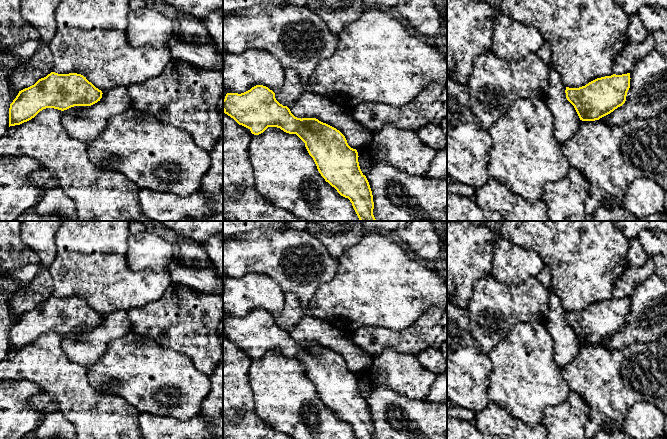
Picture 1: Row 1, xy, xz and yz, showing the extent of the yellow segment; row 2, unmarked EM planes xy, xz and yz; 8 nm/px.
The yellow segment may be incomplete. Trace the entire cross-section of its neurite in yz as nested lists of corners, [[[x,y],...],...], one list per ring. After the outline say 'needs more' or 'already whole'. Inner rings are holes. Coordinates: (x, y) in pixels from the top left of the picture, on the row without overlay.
[[[630,297],[613,298],[579,312],[566,311],[566,322],[574,330],[580,344],[599,344],[625,327],[630,303]]] | already whole

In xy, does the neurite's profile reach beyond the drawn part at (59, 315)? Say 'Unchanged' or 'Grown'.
Unchanged

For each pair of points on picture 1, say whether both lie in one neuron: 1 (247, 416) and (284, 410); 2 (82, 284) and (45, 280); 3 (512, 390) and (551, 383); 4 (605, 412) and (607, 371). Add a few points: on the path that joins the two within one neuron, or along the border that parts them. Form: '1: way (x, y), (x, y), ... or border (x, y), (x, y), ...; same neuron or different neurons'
1: border (251, 391), (254, 411), (274, 428); different neurons
2: border (46, 267), (53, 283), (53, 295); different neurons
3: way (522, 383), (541, 383); same neuron
4: way (607, 402), (607, 381); same neuron

